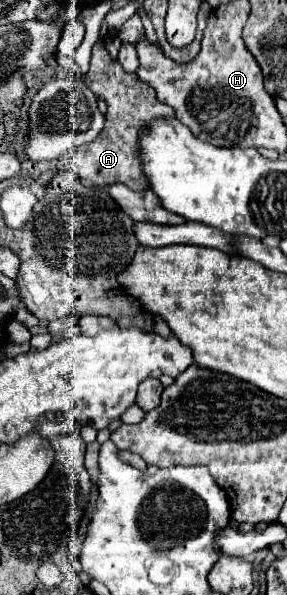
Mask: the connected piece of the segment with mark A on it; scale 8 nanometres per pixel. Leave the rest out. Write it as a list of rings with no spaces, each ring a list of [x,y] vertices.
[[[95,45],[91,53],[91,67],[85,77],[87,87],[107,101],[107,113],[105,113],[105,127],[97,141],[85,143],[77,149],[77,169],[81,179],[95,181],[99,187],[109,187],[115,183],[123,183],[133,191],[147,191],[149,181],[145,181],[145,173],[141,169],[141,157],[139,157],[139,135],[149,127],[153,119],[159,117],[175,117],[173,109],[169,105],[163,105],[157,101],[153,89],[137,75],[129,75],[121,69],[119,63],[111,61],[107,49],[103,45]]]

